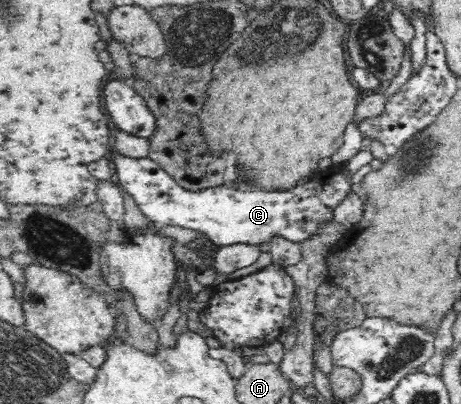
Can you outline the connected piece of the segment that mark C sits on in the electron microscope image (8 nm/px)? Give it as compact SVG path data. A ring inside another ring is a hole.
M111 152L109 156L112 171L114 172L117 185L123 187L137 203L143 215L149 222L156 226L171 225L171 227L184 227L205 234L214 247L234 243L246 243L259 245L268 242L273 235L281 235L295 242L303 241L307 236L313 235L323 221L333 219L333 210L351 193L351 178L349 171L343 166L336 166L326 179L321 183L315 179L315 183L303 183L291 187L285 191L269 191L265 189L237 189L226 185L208 187L191 191L179 185L171 174L163 170L155 161L150 158L134 159L127 158L121 154Z

